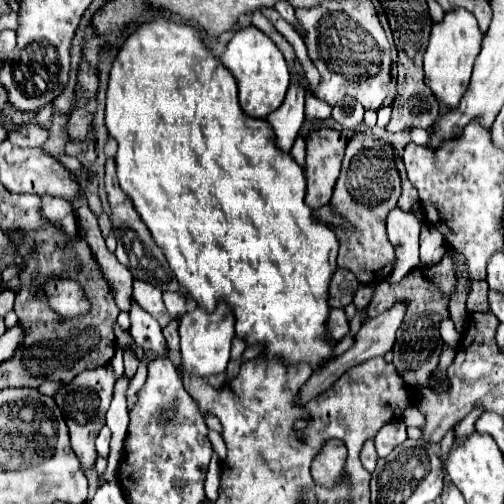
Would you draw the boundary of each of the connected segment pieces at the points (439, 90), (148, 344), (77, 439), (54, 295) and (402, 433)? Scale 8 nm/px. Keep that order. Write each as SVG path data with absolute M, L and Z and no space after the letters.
M452 10L446 12L440 24L432 26L430 44L424 54L424 82L434 92L434 96L444 102L448 108L456 108L468 88L472 76L472 64L480 52L484 34L478 28L476 18L468 10Z
M132 304L130 322L132 322L130 334L132 334L134 342L144 350L144 358L140 360L140 366L148 366L148 362L152 358L166 358L168 356L168 346L166 346L166 338L162 334L162 328L152 316L148 316L148 312L144 312L142 308Z
M106 364L106 366L94 368L94 370L84 370L80 376L76 376L70 384L66 384L54 396L60 410L64 412L64 420L66 420L68 430L70 430L72 448L74 448L74 452L76 452L76 456L78 456L84 470L94 468L94 462L98 458L96 448L94 448L94 440L96 440L100 428L104 426L104 414L106 414L106 410L110 406L114 384L116 384L114 370L112 370L110 364Z
M50 280L48 282L48 296L52 300L52 308L60 312L60 316L76 316L80 312L88 312L88 302L80 296L80 288L76 282L68 280Z
M392 422L388 426L384 426L378 434L376 434L376 450L378 456L388 456L398 444L402 444L406 440L406 426L402 422Z

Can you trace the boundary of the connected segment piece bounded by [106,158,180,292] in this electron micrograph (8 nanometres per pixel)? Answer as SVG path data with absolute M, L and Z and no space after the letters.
M108 158L106 162L106 194L108 194L108 202L112 208L112 228L118 240L118 248L116 248L116 258L132 272L134 278L138 280L146 280L152 282L154 286L164 286L170 292L180 292L178 280L164 256L164 250L154 242L148 226L144 224L144 220L136 214L136 208L132 204L132 200L122 192L118 180L116 180L116 162L114 158Z

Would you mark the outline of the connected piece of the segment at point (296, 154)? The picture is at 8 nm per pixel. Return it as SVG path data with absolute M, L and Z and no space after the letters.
M296 136L296 142L294 142L294 148L290 150L292 158L304 168L304 156L306 156L306 148L304 148L304 138L302 136Z

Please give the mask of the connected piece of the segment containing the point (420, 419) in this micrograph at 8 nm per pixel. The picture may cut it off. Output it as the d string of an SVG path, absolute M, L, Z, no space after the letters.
M408 408L408 412L404 412L406 426L422 426L424 422L426 422L426 416L418 408Z

